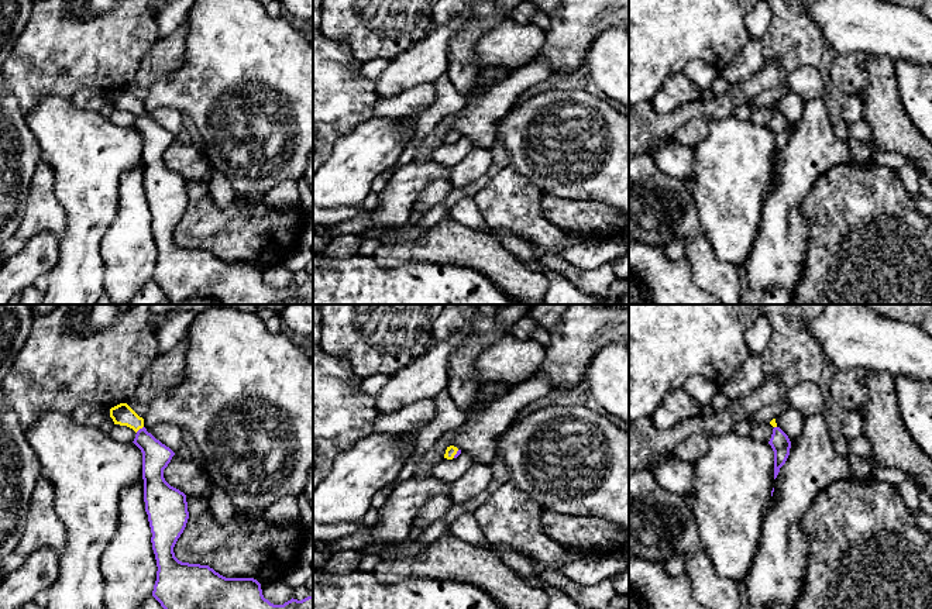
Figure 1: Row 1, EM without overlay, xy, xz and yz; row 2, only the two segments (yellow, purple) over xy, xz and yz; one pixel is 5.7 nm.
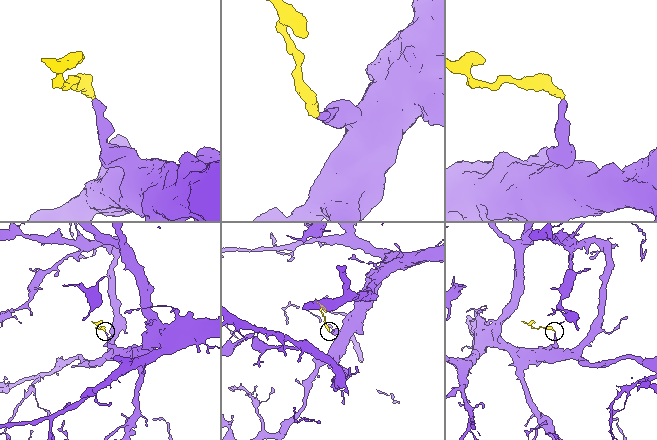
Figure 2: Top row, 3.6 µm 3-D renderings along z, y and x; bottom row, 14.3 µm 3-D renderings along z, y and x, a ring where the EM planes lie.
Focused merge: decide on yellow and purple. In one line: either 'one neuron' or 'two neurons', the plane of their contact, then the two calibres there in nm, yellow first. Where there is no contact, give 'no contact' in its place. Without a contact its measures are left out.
one neuron; meets yellow in xy; 120 nm thick on the yellow side, 160 nm on the other

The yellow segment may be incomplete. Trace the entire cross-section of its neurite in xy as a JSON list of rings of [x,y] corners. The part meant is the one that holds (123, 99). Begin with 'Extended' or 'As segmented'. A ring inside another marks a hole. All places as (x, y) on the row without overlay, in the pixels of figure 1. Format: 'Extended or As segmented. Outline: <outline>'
Extended. Outline: [[[127,87],[111,92],[110,102],[137,117],[133,127],[142,137],[144,186],[158,251],[152,281],[169,302],[210,297],[220,304],[313,304],[313,279],[274,289],[254,262],[226,262],[209,250],[179,245],[173,231],[189,203],[188,186],[164,162],[175,137],[147,116]]]

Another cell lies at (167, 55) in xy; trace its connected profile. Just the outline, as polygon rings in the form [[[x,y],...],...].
[[[180,24],[175,31],[155,44],[145,54],[134,85],[148,89],[155,82],[176,72],[185,61],[185,39],[188,27]]]

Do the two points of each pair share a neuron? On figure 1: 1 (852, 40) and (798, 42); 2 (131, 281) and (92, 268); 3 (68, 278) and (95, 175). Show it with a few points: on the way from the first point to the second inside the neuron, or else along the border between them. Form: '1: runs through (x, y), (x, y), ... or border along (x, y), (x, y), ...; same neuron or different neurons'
1: border along (810, 14), (819, 26), (826, 41); different neurons
2: border along (100, 240), (105, 289); different neurons
3: runs through (79, 253), (88, 220), (89, 200); same neuron

